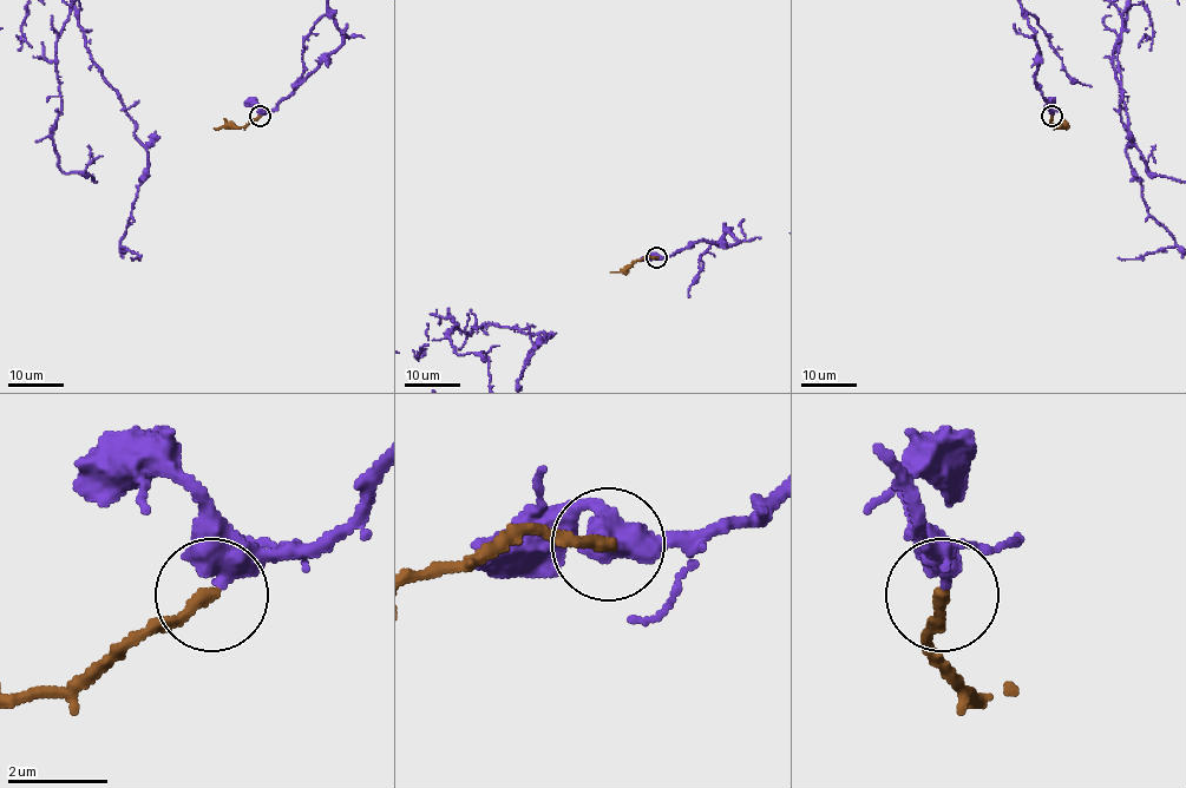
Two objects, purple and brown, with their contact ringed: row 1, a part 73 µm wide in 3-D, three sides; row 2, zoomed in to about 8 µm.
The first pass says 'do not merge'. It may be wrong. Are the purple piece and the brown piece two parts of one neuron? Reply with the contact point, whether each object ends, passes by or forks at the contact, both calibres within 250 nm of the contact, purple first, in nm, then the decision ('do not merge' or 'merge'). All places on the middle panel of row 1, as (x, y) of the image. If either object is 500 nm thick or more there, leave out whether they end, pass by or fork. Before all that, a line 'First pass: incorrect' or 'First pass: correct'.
First pass: incorrect
place (656, 257); purple passes by; brown ends; calibres 440 and 240 nm; merge

